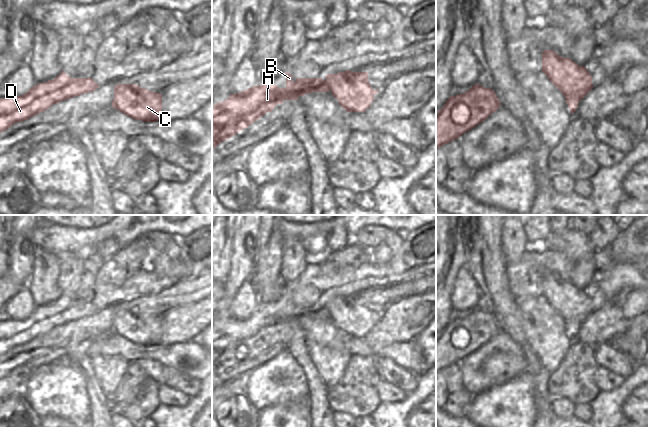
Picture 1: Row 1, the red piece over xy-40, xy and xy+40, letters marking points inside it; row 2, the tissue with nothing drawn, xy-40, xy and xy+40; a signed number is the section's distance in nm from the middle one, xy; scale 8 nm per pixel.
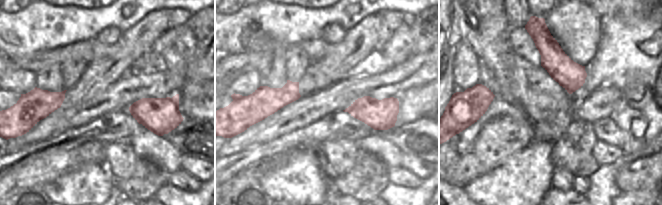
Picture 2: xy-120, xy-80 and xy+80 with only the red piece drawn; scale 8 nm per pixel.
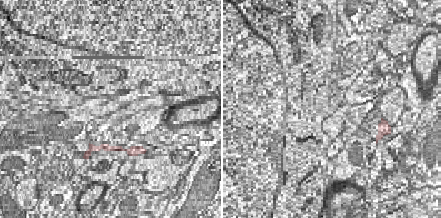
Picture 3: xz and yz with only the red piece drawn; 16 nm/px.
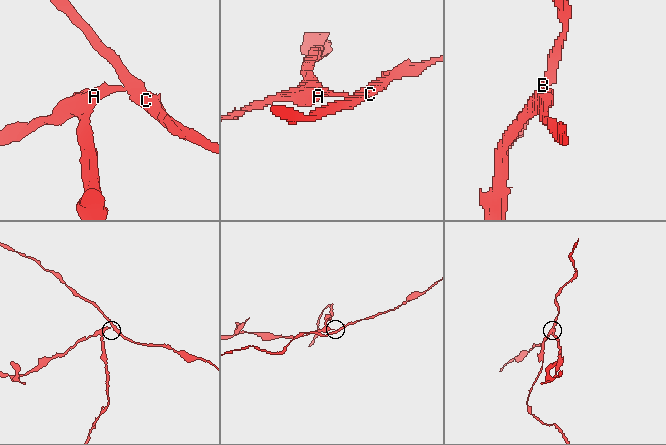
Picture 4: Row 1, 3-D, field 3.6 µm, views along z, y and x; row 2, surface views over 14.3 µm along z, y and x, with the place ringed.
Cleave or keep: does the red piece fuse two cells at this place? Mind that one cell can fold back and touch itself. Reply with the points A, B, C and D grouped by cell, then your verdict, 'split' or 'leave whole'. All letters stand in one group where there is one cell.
A B D / C | split

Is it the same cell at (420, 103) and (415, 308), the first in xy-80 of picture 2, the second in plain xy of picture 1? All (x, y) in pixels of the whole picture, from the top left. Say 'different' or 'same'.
same

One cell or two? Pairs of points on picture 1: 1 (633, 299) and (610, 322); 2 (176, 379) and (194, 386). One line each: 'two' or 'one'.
1: one
2: one

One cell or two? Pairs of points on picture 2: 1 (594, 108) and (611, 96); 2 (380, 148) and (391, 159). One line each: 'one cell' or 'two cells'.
1: one cell
2: one cell

